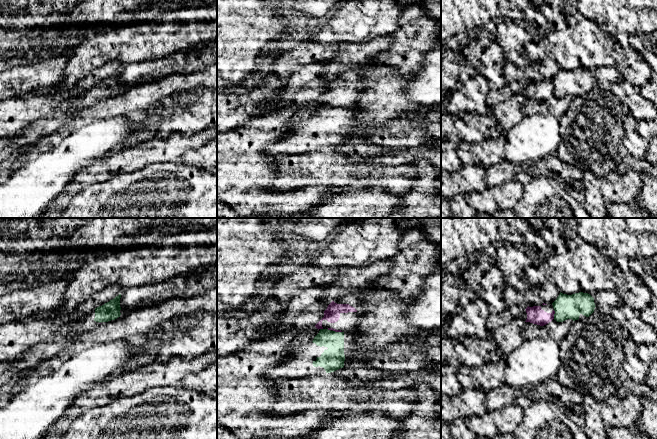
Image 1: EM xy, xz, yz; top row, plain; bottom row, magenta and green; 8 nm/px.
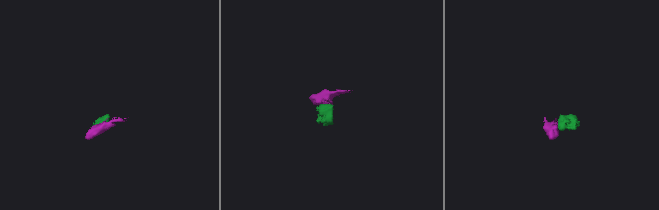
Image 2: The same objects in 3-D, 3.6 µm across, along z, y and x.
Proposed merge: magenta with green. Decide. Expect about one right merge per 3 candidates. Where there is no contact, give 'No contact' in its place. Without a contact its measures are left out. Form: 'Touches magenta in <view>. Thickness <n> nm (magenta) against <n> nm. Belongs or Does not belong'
Touches magenta in yz. Thickness 140 nm (magenta) against 190 nm. Does not belong

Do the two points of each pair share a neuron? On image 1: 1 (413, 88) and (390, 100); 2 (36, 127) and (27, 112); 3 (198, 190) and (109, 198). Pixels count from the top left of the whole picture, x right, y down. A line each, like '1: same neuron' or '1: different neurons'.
1: different neurons
2: different neurons
3: same neuron

